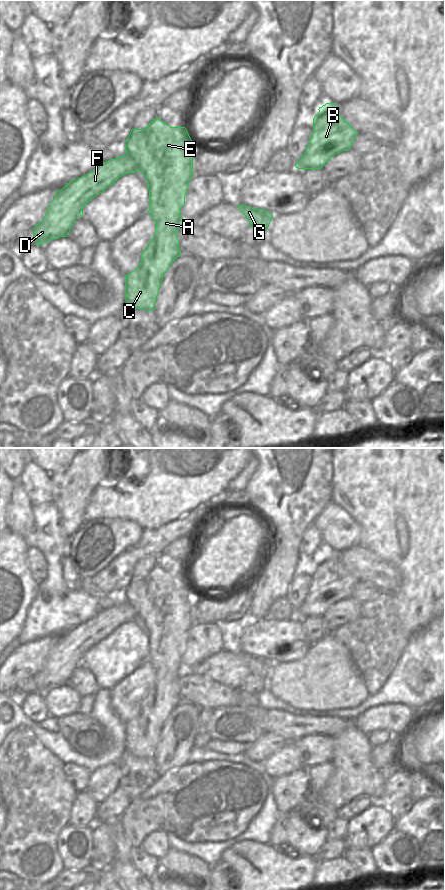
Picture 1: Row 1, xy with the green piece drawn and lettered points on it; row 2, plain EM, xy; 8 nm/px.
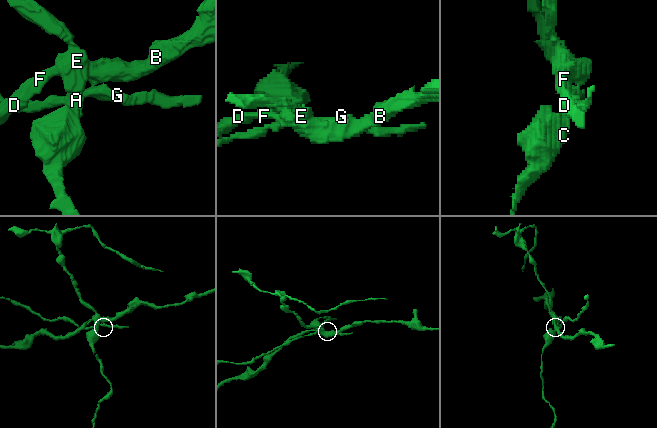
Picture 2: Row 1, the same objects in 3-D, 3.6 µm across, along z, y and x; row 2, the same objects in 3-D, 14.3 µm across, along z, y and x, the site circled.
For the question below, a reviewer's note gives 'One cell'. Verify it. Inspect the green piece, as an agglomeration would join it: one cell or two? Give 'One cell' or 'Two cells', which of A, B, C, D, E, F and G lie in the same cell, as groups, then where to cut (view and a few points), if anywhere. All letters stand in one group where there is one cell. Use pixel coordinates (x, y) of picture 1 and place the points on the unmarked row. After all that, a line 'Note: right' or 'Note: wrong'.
Two cells. Groups: A C E G / B D F. Split along xy (125, 600), (134, 608), (137, 618)
Note: wrong

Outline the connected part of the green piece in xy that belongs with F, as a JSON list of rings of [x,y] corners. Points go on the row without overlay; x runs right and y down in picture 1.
[[[128,601],[97,613],[86,623],[74,627],[58,638],[43,668],[33,676],[36,693],[67,685],[83,656],[120,625],[137,619],[137,612]]]

